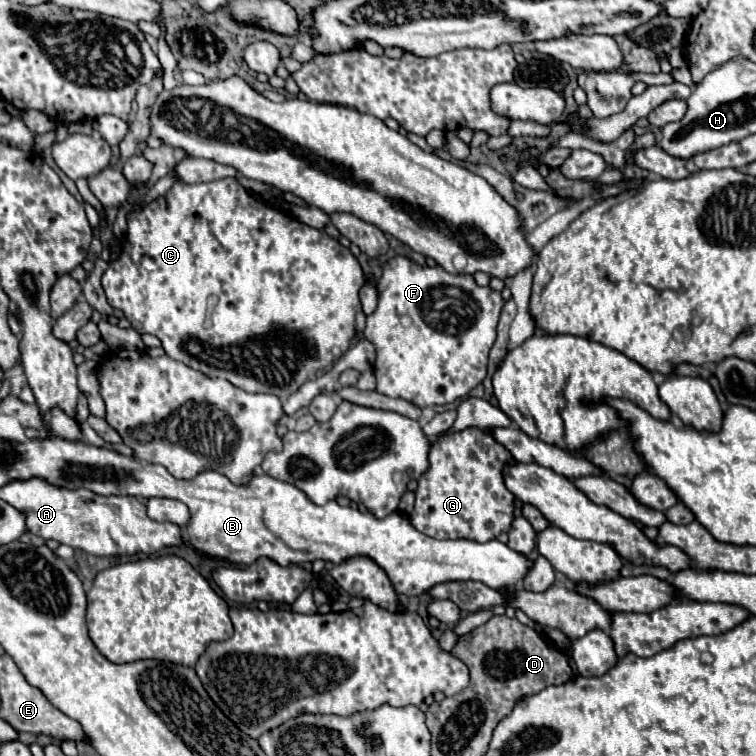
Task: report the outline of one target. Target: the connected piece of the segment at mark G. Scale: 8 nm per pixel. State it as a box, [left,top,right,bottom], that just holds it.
[408,426,516,540]

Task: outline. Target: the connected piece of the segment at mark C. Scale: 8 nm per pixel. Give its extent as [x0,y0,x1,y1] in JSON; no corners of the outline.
[102,178,364,398]

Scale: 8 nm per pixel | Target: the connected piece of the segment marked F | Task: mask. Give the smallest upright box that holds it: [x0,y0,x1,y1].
[364,256,504,408]

